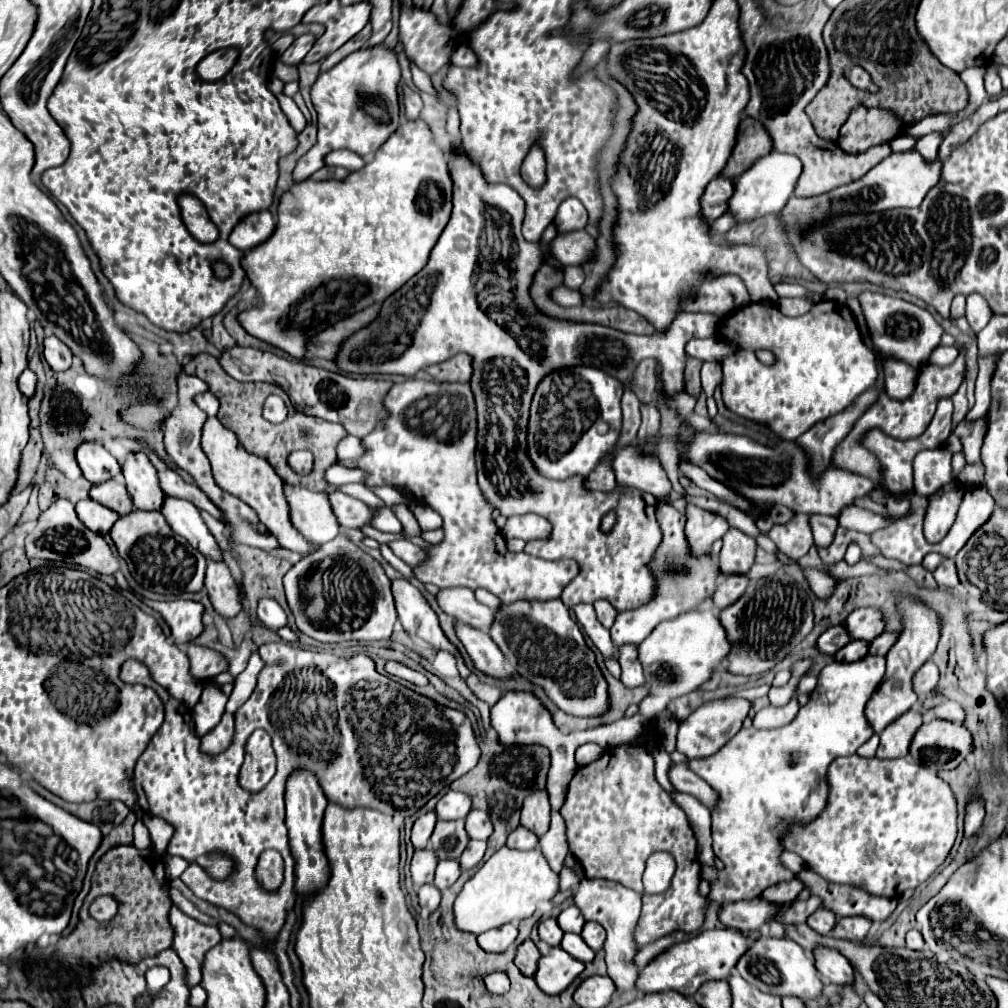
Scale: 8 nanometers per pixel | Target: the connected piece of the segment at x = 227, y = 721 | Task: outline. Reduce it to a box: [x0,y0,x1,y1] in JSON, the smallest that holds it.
[200,713,234,756]

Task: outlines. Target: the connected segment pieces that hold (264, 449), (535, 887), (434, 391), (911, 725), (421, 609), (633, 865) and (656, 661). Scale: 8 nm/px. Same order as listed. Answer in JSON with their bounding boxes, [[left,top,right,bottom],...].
[[184,354,346,492],[454,848,558,934],[338,378,578,602],[876,706,922,760],[392,580,470,678],[560,726,708,948],[638,612,730,720]]

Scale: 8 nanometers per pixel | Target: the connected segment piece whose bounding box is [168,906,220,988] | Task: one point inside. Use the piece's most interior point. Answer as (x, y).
(192, 939)

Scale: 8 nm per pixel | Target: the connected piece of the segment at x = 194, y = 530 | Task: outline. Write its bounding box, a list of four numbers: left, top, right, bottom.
[160,496,222,560]

